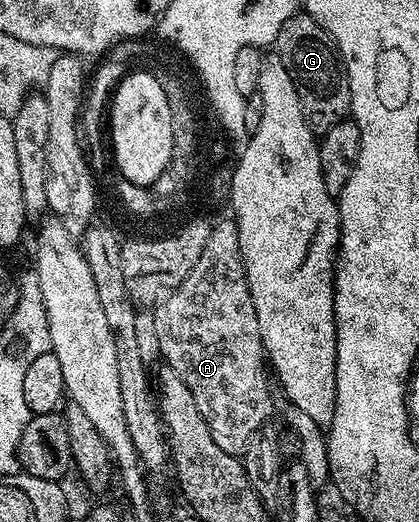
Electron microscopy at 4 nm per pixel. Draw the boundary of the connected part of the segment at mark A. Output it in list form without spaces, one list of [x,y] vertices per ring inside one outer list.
[[[234,219],[214,221],[205,250],[201,250],[201,258],[197,258],[193,270],[185,274],[185,282],[168,292],[153,308],[160,357],[166,367],[177,370],[177,374],[181,374],[181,382],[189,386],[197,401],[197,410],[213,434],[213,442],[217,442],[225,454],[238,457],[242,457],[245,446],[249,446],[249,438],[253,438],[253,434],[264,427],[271,416],[271,384],[267,381],[269,366],[265,361],[257,326],[257,310],[253,310],[253,298],[249,294],[240,250],[241,242]]]

